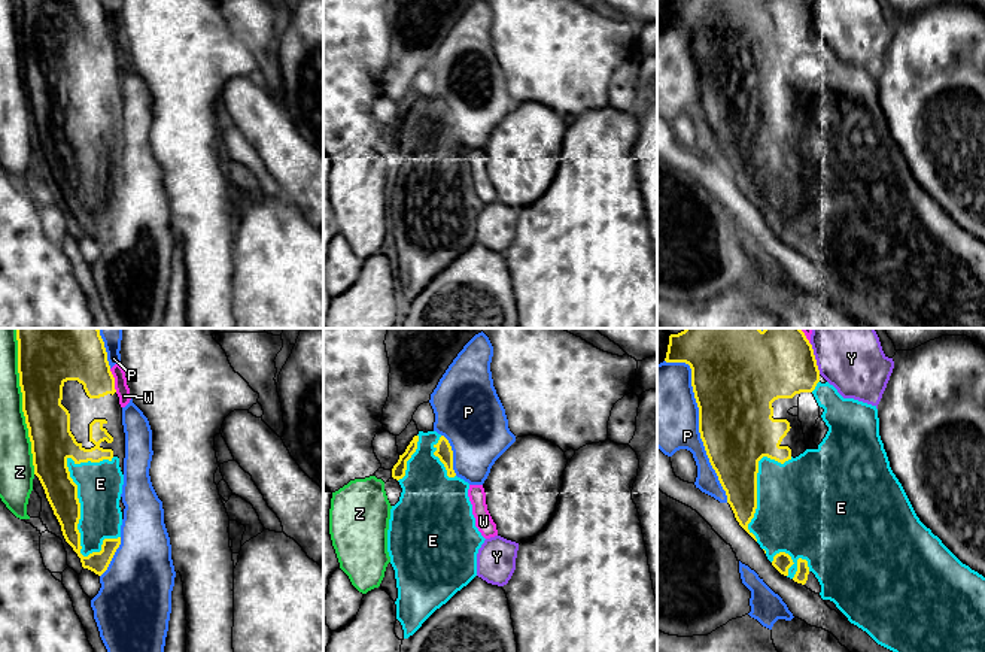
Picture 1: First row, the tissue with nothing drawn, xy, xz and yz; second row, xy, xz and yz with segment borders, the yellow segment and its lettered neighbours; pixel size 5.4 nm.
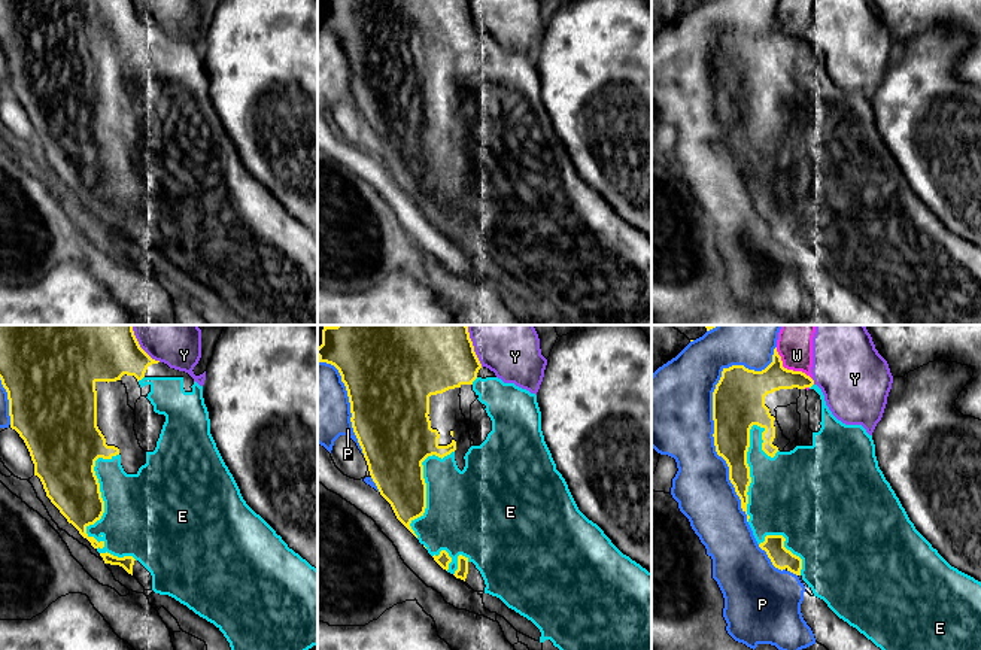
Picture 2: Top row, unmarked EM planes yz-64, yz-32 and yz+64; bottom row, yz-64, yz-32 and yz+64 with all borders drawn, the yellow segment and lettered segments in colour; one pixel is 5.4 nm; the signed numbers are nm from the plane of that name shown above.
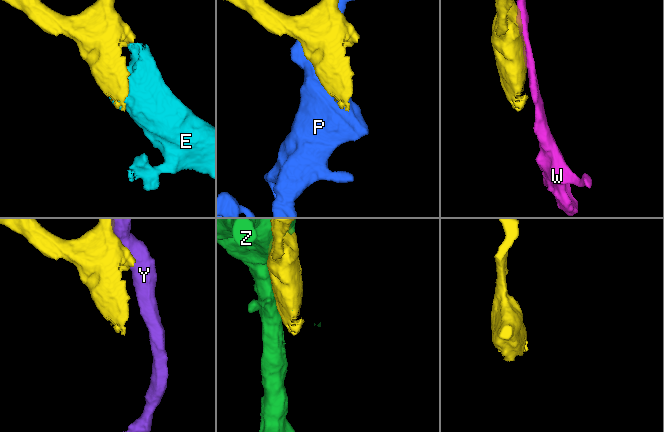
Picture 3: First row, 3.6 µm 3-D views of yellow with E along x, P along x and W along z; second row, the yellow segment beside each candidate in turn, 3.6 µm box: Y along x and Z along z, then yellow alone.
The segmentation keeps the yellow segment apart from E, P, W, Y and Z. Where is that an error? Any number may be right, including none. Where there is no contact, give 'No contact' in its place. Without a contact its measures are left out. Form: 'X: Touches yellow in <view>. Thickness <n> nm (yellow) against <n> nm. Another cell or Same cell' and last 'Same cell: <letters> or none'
E: Touches yellow in xy. Thickness 220 nm (yellow) against 240 nm. Same cell
P: Touches yellow in yz. Thickness 420 nm (yellow) against 420 nm. Another cell
W: Touches yellow in xy. Thickness 260 nm (yellow) against 70 nm. Another cell
Y: Touches yellow in yz. Thickness 360 nm (yellow) against 320 nm. Another cell
Z: Touches yellow in xy. Thickness 280 nm (yellow) against 180 nm. Another cell
Same cell: E

